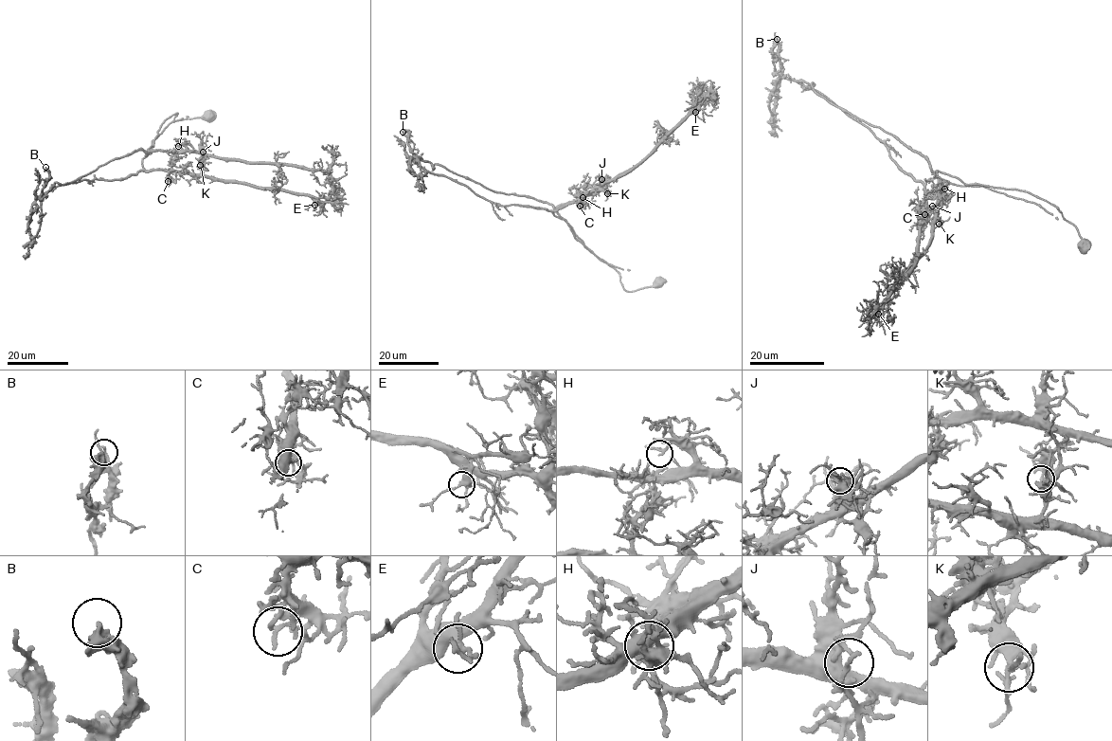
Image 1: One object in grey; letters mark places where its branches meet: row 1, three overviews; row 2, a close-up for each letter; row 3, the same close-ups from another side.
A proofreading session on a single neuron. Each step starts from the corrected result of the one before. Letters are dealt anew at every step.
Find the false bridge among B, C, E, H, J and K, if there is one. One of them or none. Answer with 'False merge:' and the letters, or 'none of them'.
False merge: J

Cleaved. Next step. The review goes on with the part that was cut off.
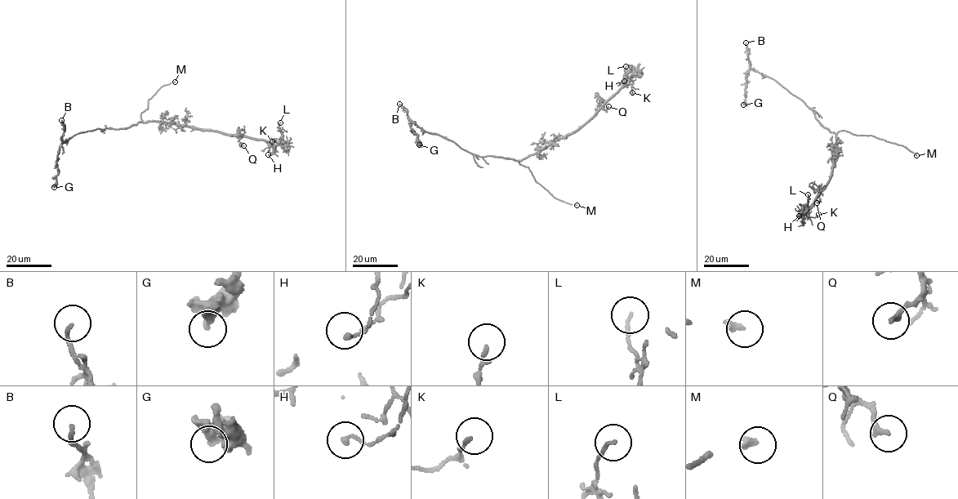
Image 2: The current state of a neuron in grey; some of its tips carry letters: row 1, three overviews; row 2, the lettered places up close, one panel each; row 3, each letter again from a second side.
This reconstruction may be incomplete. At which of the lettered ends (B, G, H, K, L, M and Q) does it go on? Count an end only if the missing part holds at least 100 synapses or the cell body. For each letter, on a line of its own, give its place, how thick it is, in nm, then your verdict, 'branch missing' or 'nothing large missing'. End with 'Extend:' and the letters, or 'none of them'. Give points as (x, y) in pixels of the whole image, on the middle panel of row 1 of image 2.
B: place (399, 104); calibre 140 nm; nothing large missing
G: place (419, 144); calibre 320 nm; nothing large missing
H: place (624, 81); calibre 150 nm; nothing large missing
K: place (632, 92); calibre 140 nm; nothing large missing
L: place (626, 66); calibre 110 nm; nothing large missing
M: place (577, 205); calibre 240 nm; branch missing
Q: place (608, 106); calibre 190 nm; nothing large missing
Extend: M

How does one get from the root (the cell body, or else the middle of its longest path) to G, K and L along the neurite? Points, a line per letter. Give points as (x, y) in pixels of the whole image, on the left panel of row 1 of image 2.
G: (140, 122), (126, 127), (87, 131), (64, 141), (57, 156), (58, 174), (54, 187)
K: (140, 122), (164, 121), (216, 130), (266, 140), (274, 148), (272, 141)
L: (140, 122), (163, 121), (185, 124), (280, 145), (283, 142), (278, 126), (280, 122)

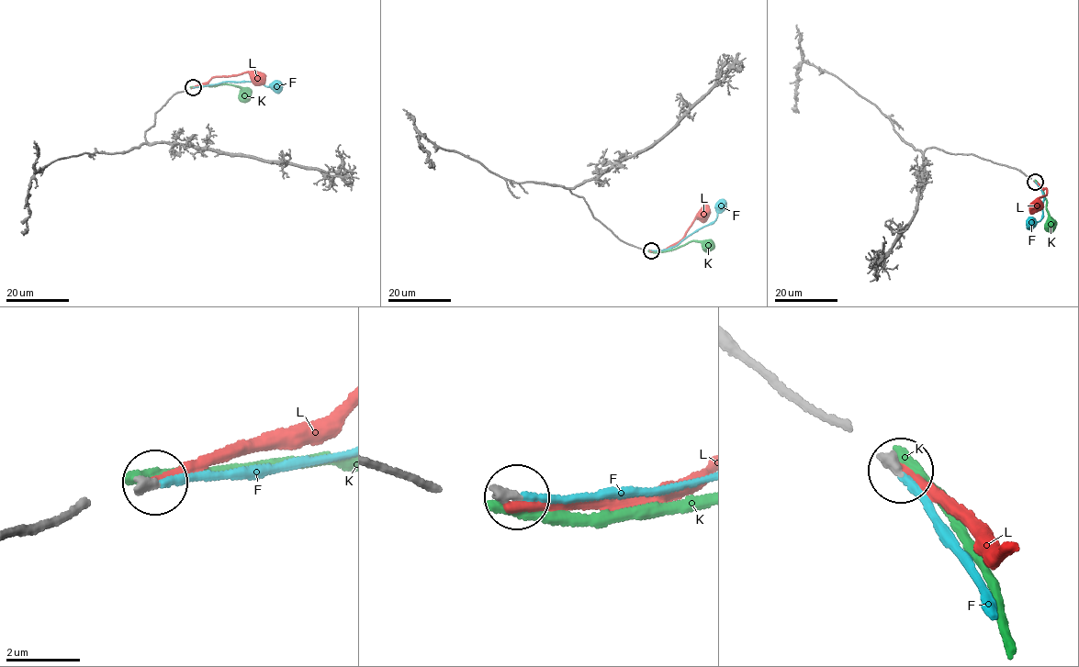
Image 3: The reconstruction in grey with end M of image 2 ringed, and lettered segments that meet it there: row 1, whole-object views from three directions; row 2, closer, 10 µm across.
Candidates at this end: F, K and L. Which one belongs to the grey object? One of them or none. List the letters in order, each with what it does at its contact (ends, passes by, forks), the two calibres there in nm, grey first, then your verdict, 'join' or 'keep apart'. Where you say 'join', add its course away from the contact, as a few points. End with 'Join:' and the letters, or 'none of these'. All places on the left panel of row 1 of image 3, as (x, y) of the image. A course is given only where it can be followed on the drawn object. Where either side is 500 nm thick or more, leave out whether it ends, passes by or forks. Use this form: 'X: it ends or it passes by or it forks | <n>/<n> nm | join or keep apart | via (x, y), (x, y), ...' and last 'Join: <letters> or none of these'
F: it ends | 240/200 nm | join | via (193, 87), (226, 81), (255, 81), (270, 87), (276, 86)
K: it ends | 240/340 nm | keep apart
L: it ends | 240/300 nm | keep apart
Join: F

